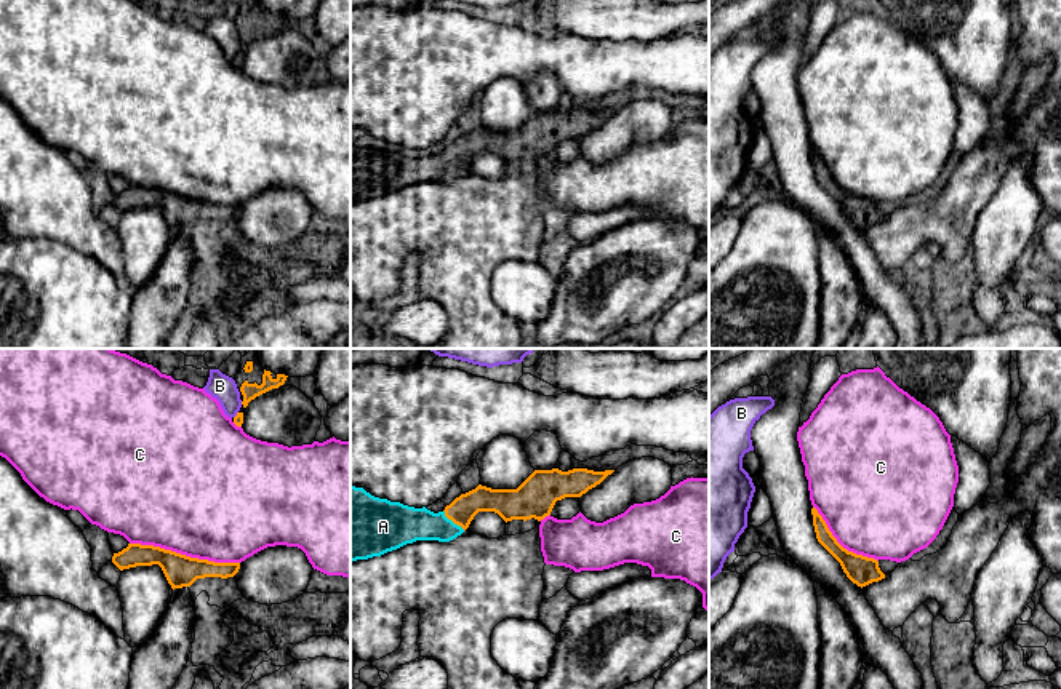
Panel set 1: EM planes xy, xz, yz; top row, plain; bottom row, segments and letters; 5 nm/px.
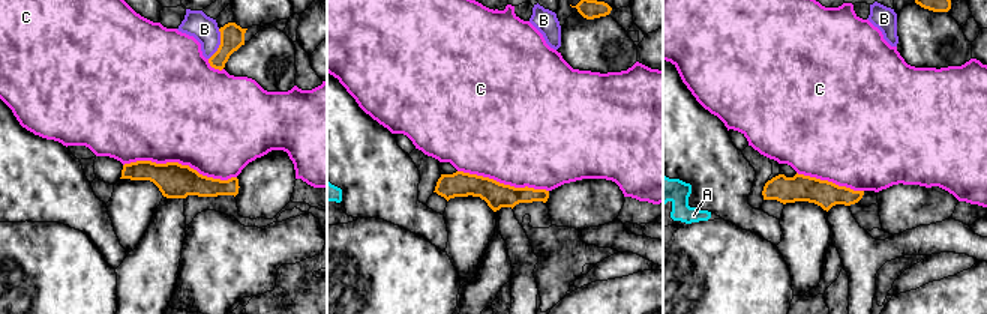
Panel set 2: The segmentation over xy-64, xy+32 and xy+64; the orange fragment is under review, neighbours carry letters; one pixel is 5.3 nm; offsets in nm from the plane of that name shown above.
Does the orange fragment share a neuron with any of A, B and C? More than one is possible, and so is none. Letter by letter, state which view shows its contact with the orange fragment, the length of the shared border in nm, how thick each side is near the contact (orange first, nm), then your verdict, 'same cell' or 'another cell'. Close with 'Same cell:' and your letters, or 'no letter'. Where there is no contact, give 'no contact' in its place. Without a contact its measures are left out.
A: xz | 150 nm | 140/190 nm | same cell
B: xy | 40 nm | 50/130 nm | another cell
C: xy | 550 nm | 160/500 nm | another cell
Same cell: A

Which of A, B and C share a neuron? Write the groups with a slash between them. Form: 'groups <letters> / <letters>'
groups A / B / C

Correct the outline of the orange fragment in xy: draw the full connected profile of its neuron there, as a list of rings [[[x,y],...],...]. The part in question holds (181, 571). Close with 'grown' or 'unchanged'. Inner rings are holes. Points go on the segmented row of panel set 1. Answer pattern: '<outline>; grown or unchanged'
[[[128,544],[126,548],[114,553],[112,563],[120,571],[158,564],[173,590],[190,587],[197,579],[234,577],[240,569],[240,563],[214,563],[141,544]]]; unchanged

